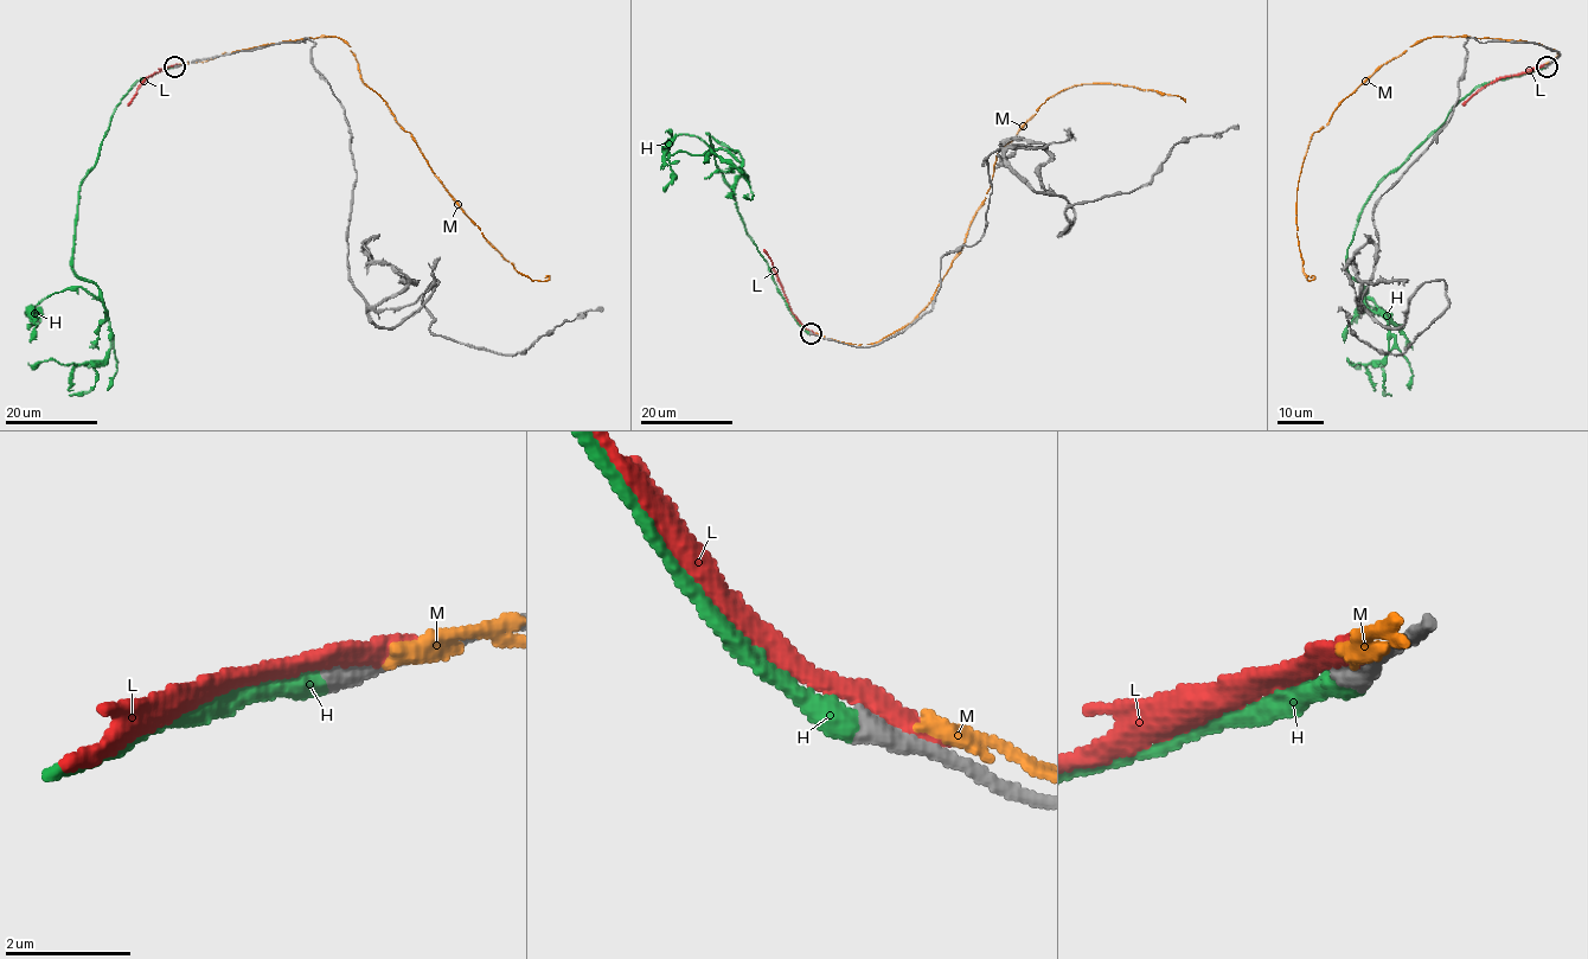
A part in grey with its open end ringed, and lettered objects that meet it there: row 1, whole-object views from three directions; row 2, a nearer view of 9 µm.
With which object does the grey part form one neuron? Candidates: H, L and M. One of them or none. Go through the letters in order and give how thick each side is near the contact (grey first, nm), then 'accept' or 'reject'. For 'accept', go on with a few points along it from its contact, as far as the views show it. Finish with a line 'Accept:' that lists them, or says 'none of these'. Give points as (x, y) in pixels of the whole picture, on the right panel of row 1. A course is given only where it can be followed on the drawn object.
H: 400 nm thick on the grey side, 440 nm on the other; accept; it runs (1547, 66), (1466, 94), (1371, 193), (1346, 266), (1387, 321), (1388, 351), (1346, 360), (1358, 362)
L: 440 nm thick on the grey side, 360 nm on the other; reject
M: 220 nm thick on the grey side, 340 nm on the other; reject
Accept: H

